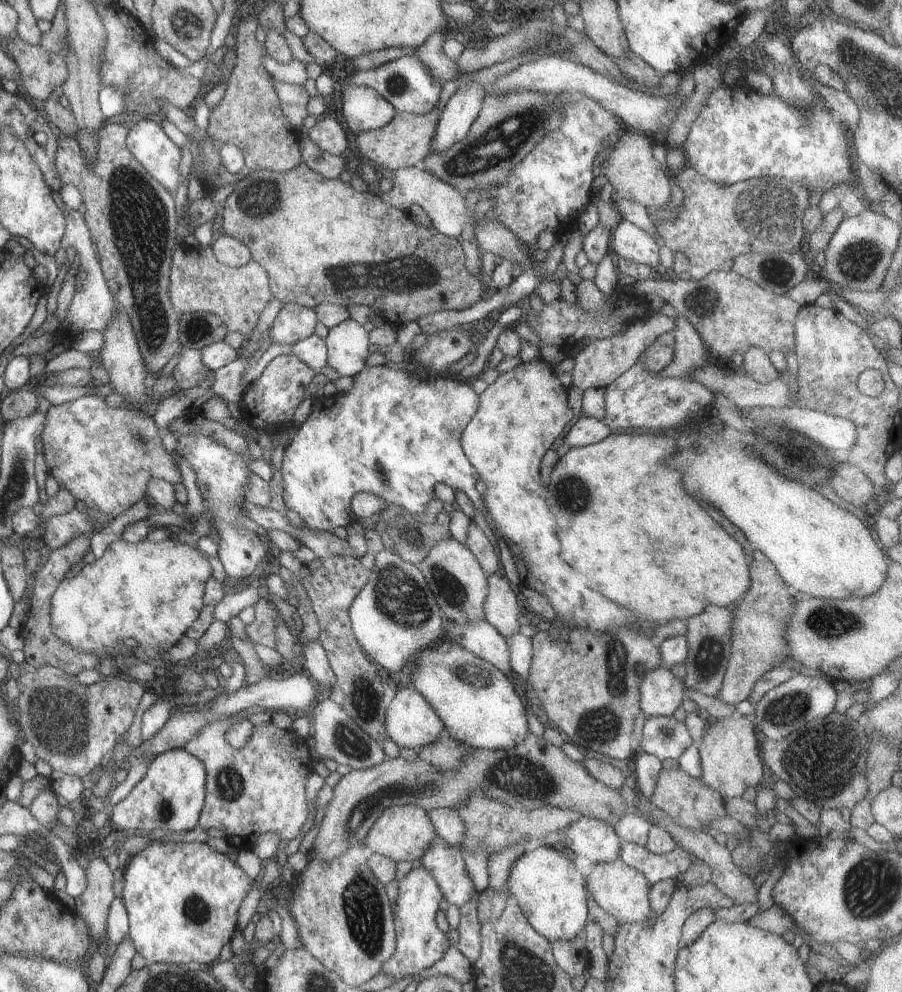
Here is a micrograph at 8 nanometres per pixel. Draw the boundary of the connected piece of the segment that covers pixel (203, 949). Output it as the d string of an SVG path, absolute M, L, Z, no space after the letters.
M154 841L130 858L123 874L122 900L129 918L129 936L136 953L144 956L148 963L173 963L205 969L219 961L220 952L231 942L234 930L243 926L239 922L238 911L254 884L254 880L246 876L237 862L232 862L228 855L216 852L204 842Z

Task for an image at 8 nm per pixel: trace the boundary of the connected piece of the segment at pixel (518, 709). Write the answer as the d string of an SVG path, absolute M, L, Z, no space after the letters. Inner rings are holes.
M448 639L440 646L421 650L412 659L412 684L414 688L433 706L444 726L446 734L468 748L495 752L496 750L514 749L526 740L530 733L524 704L516 694L510 677L500 672L493 664L476 656L473 652L461 647L457 642Z

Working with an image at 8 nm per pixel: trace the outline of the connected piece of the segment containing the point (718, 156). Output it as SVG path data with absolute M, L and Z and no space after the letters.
M724 82L710 94L710 98L706 100L706 106L700 110L698 118L696 118L696 120L692 122L692 126L688 128L688 137L682 148L685 154L686 164L692 166L700 176L704 176L704 178L710 180L712 183L724 184L727 186L734 185L744 180L763 179L764 177L782 177L808 189L810 194L816 189L825 192L824 185L828 184L828 182L834 184L831 188L848 182L854 184L853 179L856 179L856 175L855 171L852 169L853 164L848 155L850 134L846 126L842 124L842 120L824 105L822 99L817 98L817 101L813 103L813 106L806 110L802 107L793 107L791 104L784 102L784 99L781 99L776 94L773 96L766 96L760 94L760 92L754 92L752 88L744 88L744 86L736 86L736 84L725 87L723 86L723 83Z

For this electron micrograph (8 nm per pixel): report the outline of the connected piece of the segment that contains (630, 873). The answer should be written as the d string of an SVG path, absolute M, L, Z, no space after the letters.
M622 858L595 866L593 873L586 877L586 884L587 890L598 903L598 906L612 915L620 926L622 924L638 924L638 922L646 924L653 920L653 909L650 903L650 882L646 880L644 874L624 864Z

